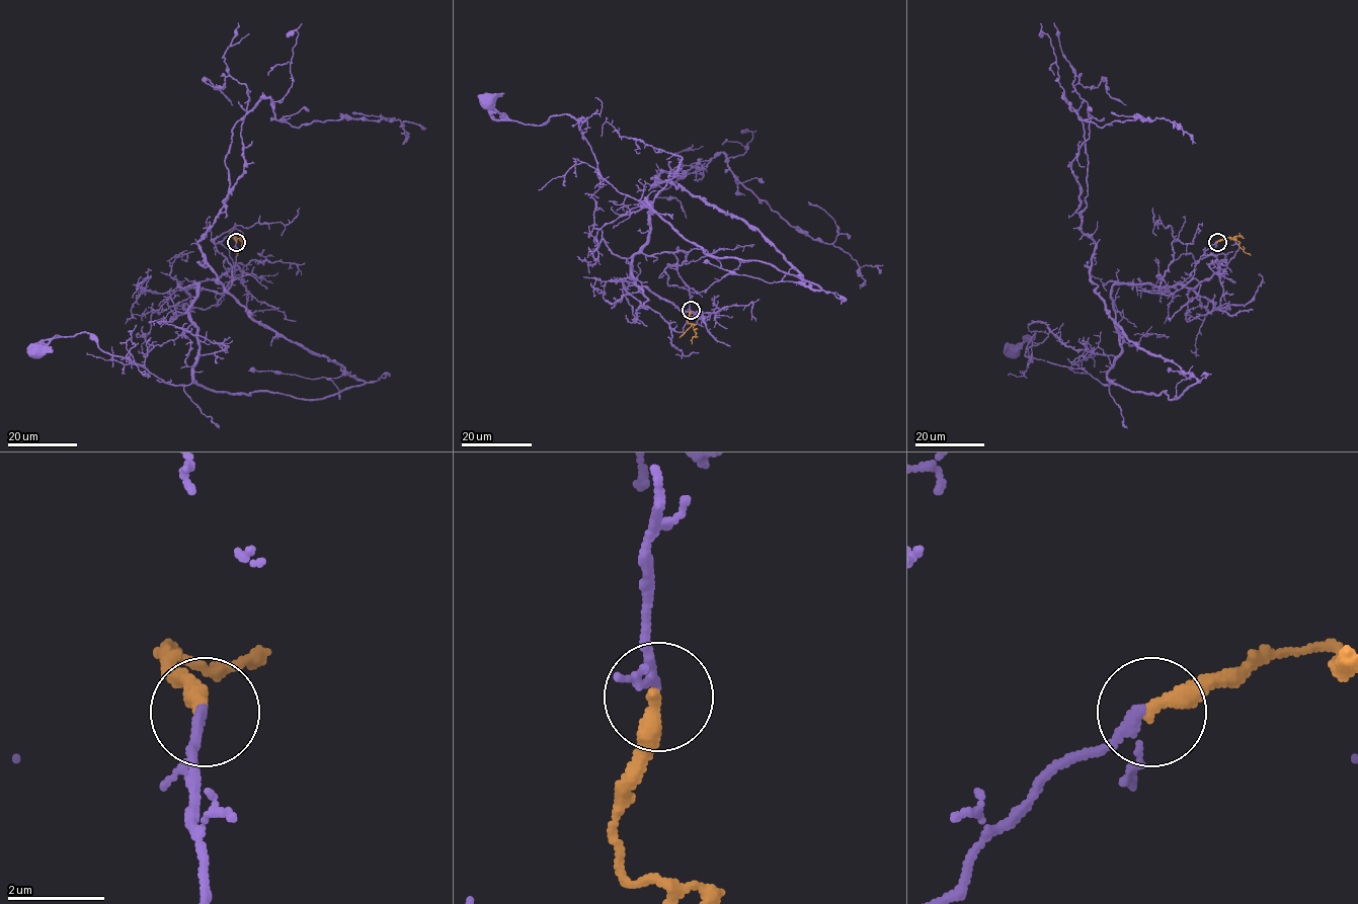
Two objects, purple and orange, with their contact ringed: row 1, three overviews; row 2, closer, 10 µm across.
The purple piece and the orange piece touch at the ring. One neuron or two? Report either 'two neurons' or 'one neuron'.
one neuron

